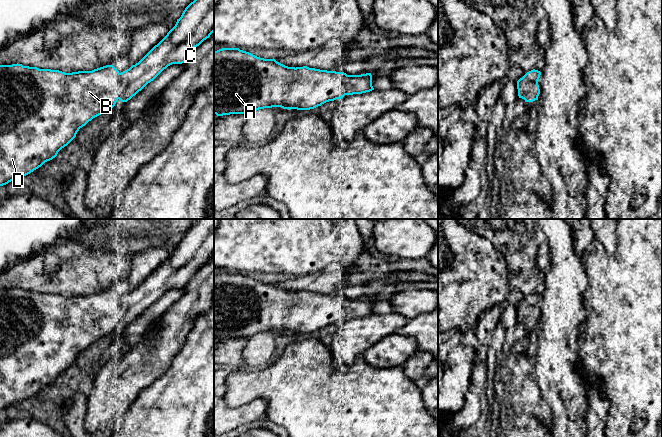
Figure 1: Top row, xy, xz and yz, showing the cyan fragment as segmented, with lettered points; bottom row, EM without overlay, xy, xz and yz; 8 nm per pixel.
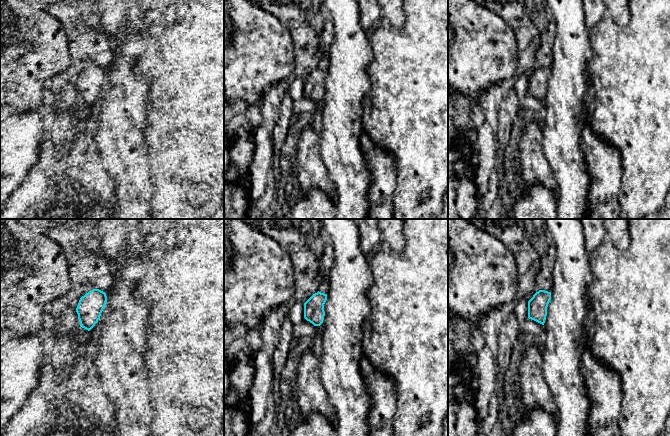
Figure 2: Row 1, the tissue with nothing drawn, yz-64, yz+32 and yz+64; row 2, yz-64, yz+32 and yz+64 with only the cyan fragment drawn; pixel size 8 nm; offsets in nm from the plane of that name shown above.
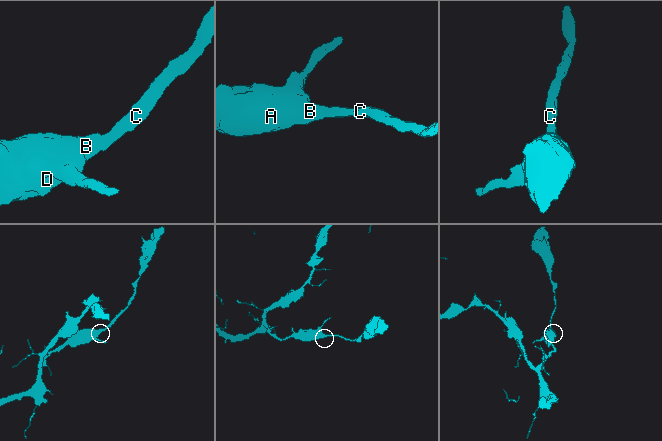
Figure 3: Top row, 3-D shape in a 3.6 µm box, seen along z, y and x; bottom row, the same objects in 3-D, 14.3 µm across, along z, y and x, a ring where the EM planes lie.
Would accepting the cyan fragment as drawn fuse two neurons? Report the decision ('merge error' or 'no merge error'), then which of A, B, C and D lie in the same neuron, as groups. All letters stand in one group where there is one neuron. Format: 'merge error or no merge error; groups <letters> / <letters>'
no merge error; groups A B C D

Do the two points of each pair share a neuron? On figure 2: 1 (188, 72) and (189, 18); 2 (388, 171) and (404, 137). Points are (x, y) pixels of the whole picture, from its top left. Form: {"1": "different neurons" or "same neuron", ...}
{"1": "same neuron", "2": "different neurons"}

